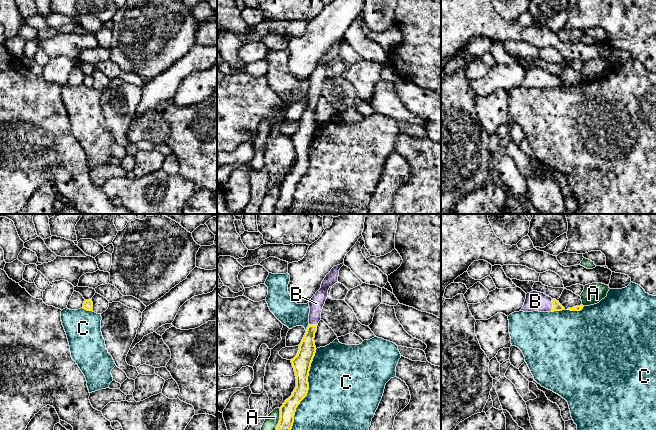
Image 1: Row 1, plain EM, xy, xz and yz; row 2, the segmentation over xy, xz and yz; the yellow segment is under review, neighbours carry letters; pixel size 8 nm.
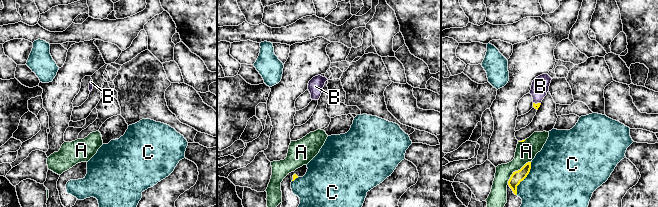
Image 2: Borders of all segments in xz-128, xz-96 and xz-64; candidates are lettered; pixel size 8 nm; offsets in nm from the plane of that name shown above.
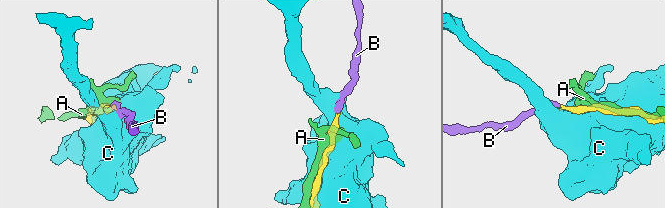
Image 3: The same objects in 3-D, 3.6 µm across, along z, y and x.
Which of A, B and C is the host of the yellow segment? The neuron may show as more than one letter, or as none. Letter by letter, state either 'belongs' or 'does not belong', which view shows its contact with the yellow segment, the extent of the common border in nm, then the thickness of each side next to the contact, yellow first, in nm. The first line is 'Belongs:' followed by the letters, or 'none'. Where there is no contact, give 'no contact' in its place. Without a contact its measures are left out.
Belongs: B
A: does not belong; meets yellow in xz; contact 180 nm long; 130 nm thick on the yellow side, 110 nm on the other
B: belongs; meets yellow in yz; contact 100 nm long; 70 nm thick on the yellow side, 160 nm on the other
C: does not belong; meets yellow in xz; contact 700 nm long; 150 nm thick on the yellow side, 500 nm on the other

